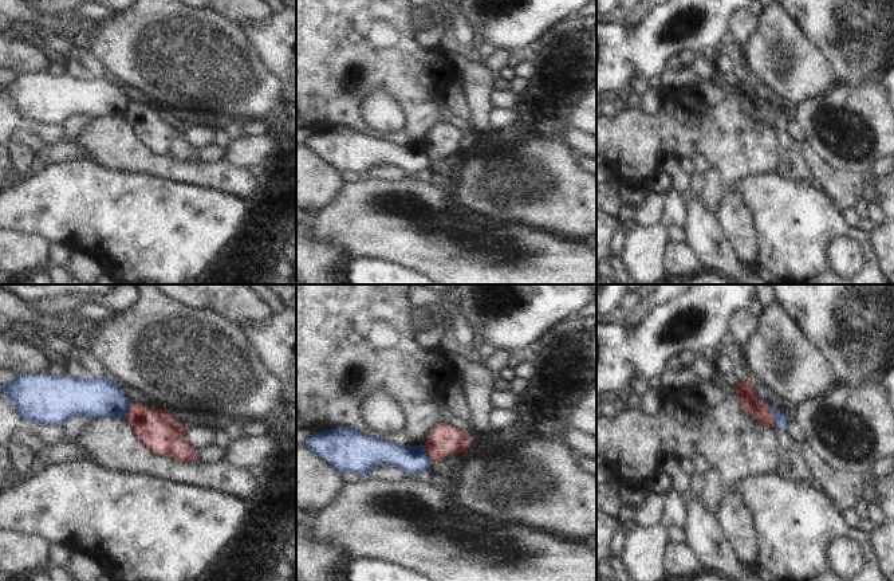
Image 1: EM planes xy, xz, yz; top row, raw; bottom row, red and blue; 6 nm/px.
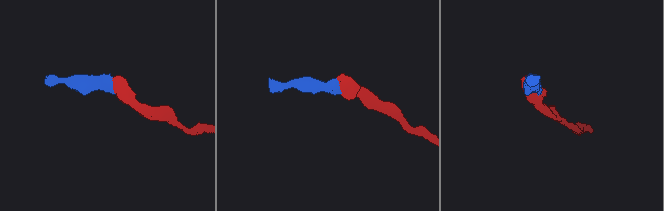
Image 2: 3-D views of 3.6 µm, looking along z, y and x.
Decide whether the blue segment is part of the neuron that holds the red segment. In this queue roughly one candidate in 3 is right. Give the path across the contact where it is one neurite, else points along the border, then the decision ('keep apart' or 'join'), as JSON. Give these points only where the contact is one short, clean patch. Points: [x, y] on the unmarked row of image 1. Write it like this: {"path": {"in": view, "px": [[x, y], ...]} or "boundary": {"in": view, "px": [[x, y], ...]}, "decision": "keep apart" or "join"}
{"boundary": {"in": "yz", "px": [[757, 97], [768, 106], [776, 125]]}, "decision": "keep apart"}

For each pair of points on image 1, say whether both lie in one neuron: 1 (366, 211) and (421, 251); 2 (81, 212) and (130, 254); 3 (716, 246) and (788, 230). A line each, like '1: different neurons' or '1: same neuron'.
1: same neuron
2: same neuron
3: different neurons

